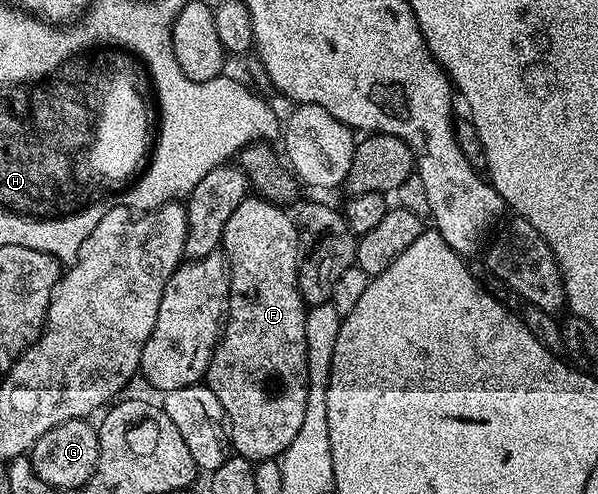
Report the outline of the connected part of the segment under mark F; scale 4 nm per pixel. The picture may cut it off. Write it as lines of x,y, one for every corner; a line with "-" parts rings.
248,196
233,208
233,216
225,220
221,253
227,260
231,293
227,296
225,321
211,362
207,366
205,384
221,400
227,420
229,442
234,453
251,463
266,458
278,459
289,448
293,436
301,429
307,399
307,349
305,320
308,307
297,288
297,268
301,261
299,228
282,205
258,196

